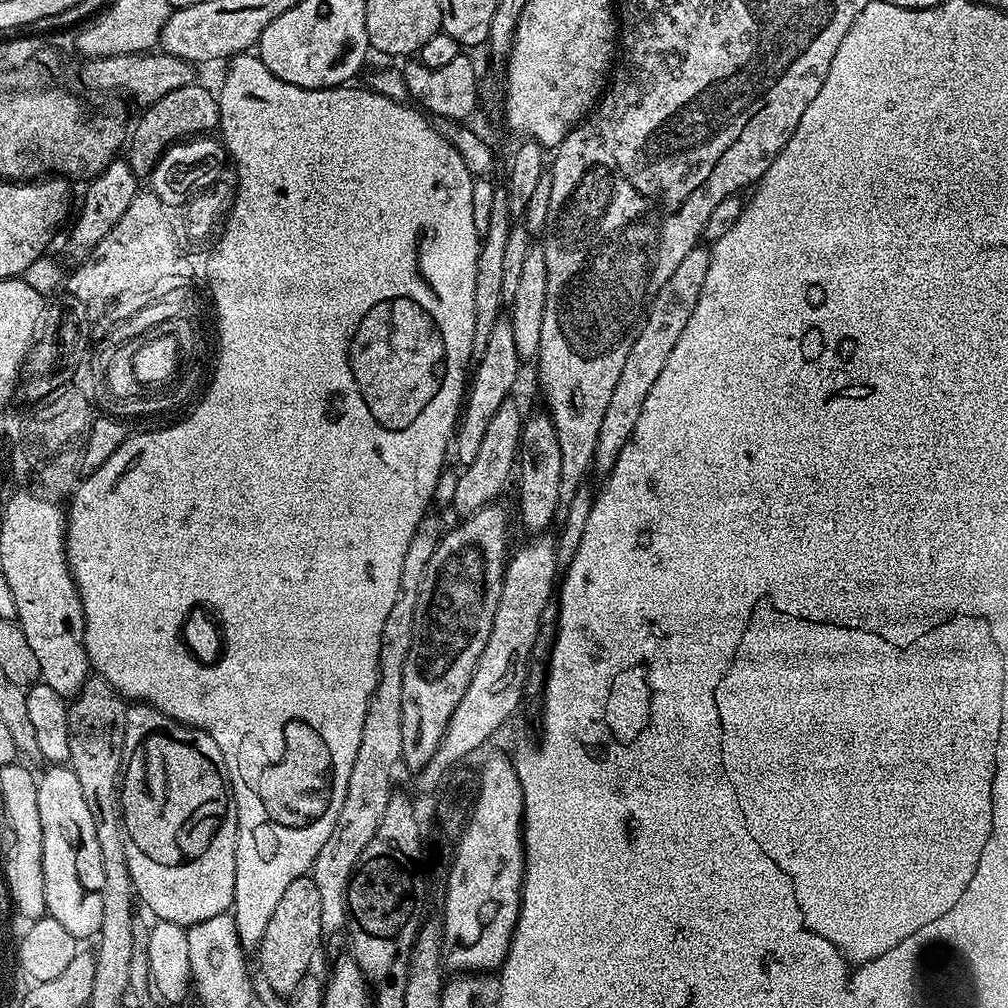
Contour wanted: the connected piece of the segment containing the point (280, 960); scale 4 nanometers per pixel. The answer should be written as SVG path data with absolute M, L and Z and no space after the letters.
M305 874L294 878L290 887L282 893L282 899L274 909L274 915L266 926L266 934L262 934L262 942L258 949L260 955L260 972L264 980L280 995L287 998L304 976L309 975L312 959L320 948L320 940L324 936L322 930L322 897L318 894L318 886L314 886L311 875Z

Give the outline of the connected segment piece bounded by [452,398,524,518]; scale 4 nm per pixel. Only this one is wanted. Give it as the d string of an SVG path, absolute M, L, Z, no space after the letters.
M515 399L502 402L493 420L486 426L485 437L482 438L481 448L477 457L468 464L456 480L452 492L452 504L457 517L472 516L478 510L497 501L504 490L511 474L513 477L516 461L519 455L521 426L524 414L521 414Z

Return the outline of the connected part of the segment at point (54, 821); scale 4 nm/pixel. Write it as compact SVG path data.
M70 766L45 767L44 777L41 775L37 783L38 811L42 824L42 872L45 874L45 906L50 915L66 929L78 942L84 942L87 936L95 937L102 926L102 890L104 875L102 874L102 854L98 854L98 838L94 838L94 818L90 818L90 810L86 807L86 797L82 794L82 786Z

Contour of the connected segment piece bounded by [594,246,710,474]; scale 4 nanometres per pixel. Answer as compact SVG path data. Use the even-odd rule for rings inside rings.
M704 246L692 248L690 254L686 254L686 258L678 262L674 274L666 278L662 290L658 290L658 294L649 304L638 338L634 338L634 346L630 346L626 366L622 366L618 386L614 386L614 394L610 394L610 406L606 406L602 426L598 426L595 471L598 470L601 474L612 471L618 454L622 454L622 446L626 446L634 426L638 426L638 414L642 414L642 402L646 402L650 386L658 382L658 374L662 374L666 358L670 358L678 338L682 338L682 330L686 330L686 322L690 322L690 314L694 314L694 306L698 306L698 294L702 294L702 282L706 282L706 270L710 270L709 249Z

